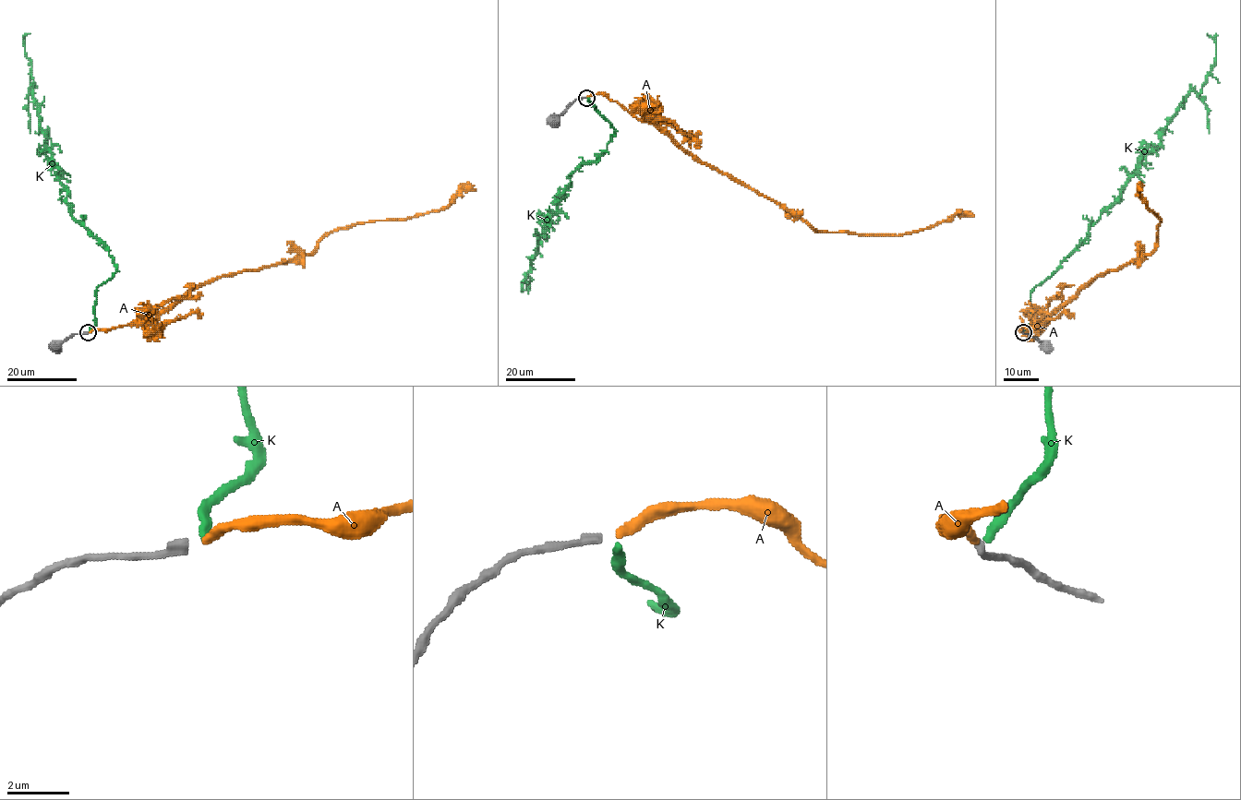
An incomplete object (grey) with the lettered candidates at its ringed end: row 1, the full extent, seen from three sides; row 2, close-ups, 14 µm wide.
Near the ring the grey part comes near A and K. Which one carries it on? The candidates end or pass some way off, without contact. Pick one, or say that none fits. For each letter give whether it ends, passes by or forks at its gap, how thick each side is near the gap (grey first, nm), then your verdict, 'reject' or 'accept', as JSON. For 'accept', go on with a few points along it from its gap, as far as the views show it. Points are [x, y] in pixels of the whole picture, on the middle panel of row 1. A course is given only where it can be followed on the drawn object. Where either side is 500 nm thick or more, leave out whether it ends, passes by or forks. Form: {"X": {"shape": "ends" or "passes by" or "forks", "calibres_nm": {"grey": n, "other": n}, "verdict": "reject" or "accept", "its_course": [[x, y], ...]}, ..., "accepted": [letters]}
{"A": {"shape": "ends", "calibres_nm": {"grey": 320, "other": 280}, "verdict": "reject"}, "K": {"shape": "ends", "calibres_nm": {"grey": 320, "other": 280}, "verdict": "accept", "its_course": [[587, 98], [614, 133], [606, 149], [570, 173], [522, 289], [527, 281]]}, "accepted": ["K"]}

